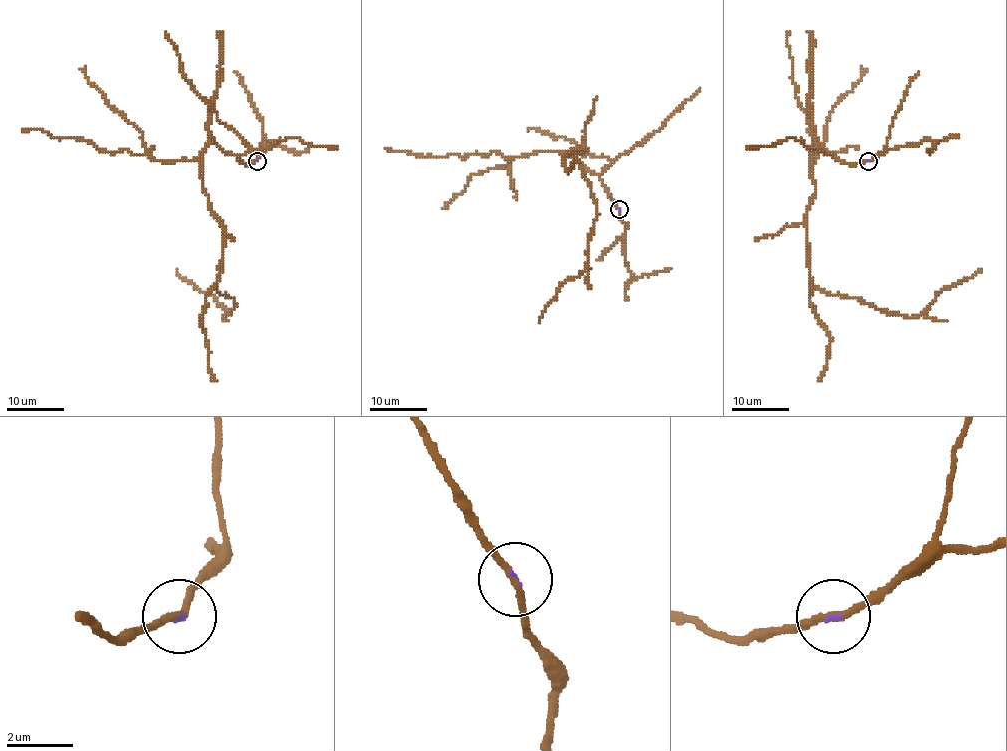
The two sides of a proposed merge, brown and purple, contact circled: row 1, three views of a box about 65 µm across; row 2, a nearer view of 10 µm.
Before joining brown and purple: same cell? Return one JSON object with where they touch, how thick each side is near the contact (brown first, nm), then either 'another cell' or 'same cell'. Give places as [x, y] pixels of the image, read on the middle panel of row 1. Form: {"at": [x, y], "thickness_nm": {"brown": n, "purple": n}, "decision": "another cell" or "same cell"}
{"at": [619, 209], "thickness_nm": {"brown": 200, "purple": 60}, "decision": "same cell"}

